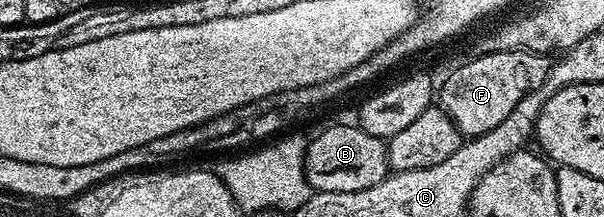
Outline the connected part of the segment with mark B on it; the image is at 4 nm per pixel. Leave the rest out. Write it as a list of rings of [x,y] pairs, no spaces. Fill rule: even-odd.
[[[357,124],[332,125],[310,139],[305,153],[307,184],[322,192],[359,192],[372,188],[390,173],[385,140],[373,137]]]

